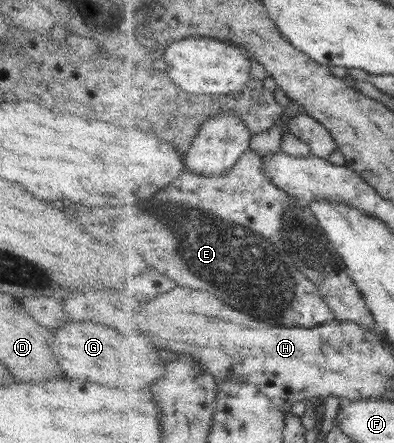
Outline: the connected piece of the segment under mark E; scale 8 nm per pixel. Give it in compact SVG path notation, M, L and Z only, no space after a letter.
M248 149L242 155L242 158L238 160L238 164L232 166L232 170L228 170L224 176L204 176L204 174L196 174L196 172L187 169L182 170L182 174L179 178L176 178L176 180L168 184L167 187L164 187L164 190L158 192L152 200L146 200L146 202L142 204L142 208L136 208L136 212L132 212L132 208L124 208L124 212L120 212L120 216L114 216L112 224L108 224L108 216L106 216L106 220L104 220L104 214L106 214L106 212L100 212L100 216L98 216L98 220L96 220L96 208L84 208L84 206L76 206L76 216L74 216L74 220L76 220L88 234L92 234L92 236L96 236L96 238L100 238L100 240L112 240L112 244L116 244L116 248L134 248L138 250L138 252L144 256L144 260L146 260L148 264L152 262L154 268L158 268L162 274L168 275L168 277L176 281L180 287L190 287L208 291L220 297L220 300L223 300L226 304L232 305L232 308L240 310L240 312L245 312L252 316L252 318L270 324L270 326L316 328L316 326L322 326L324 323L334 321L336 315L334 315L334 311L330 309L330 305L324 301L320 287L318 287L314 281L308 279L308 277L294 265L294 257L290 256L290 252L288 252L286 248L286 242L282 241L282 238L284 238L284 235L282 235L282 226L284 226L282 216L284 216L286 210L296 208L296 206L299 205L306 207L306 210L310 211L308 203L297 200L282 191L282 189L276 187L276 185L270 181L270 177L264 173L264 157L260 156L260 153Z

